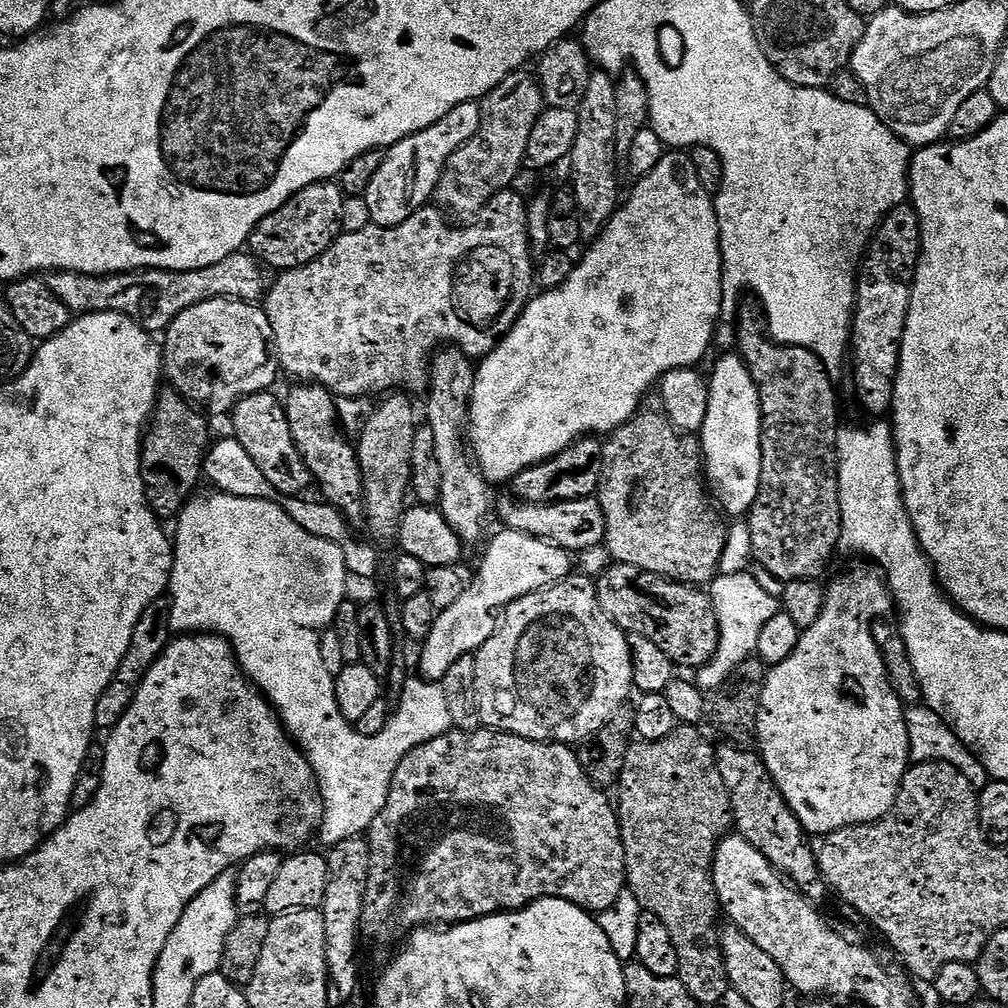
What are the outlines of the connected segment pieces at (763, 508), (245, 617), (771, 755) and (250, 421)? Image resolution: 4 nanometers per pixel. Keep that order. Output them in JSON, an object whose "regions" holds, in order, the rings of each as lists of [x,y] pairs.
{"regions":[[[[745,299],[735,313],[736,340],[740,343],[738,355],[756,383],[760,395],[760,445],[762,446],[762,474],[758,498],[747,513],[750,542],[755,563],[760,563],[780,582],[789,580],[816,580],[832,555],[842,544],[842,506],[840,483],[836,465],[836,392],[832,389],[829,369],[810,350],[778,344],[766,331],[766,317],[759,300]]],[[[219,490],[213,493],[213,496],[193,495],[174,524],[171,631],[215,634],[231,644],[236,661],[249,681],[268,697],[288,735],[310,762],[322,801],[318,840],[324,846],[331,846],[363,837],[386,806],[392,779],[402,758],[453,727],[443,687],[431,680],[408,678],[404,692],[398,697],[400,705],[397,708],[395,705],[388,727],[382,734],[359,736],[338,710],[336,677],[326,670],[320,649],[320,633],[333,627],[336,611],[349,595],[350,573],[342,550],[334,542],[306,534],[276,500],[238,498]]],[[[860,562],[857,568],[842,573],[832,585],[827,585],[824,608],[820,611],[818,619],[809,628],[803,629],[794,654],[790,654],[790,658],[786,658],[786,662],[775,665],[765,675],[764,689],[760,695],[758,726],[756,727],[758,751],[764,757],[764,764],[770,770],[778,790],[786,798],[790,810],[804,827],[805,833],[811,834],[813,837],[816,835],[816,838],[823,838],[829,836],[831,832],[849,828],[851,824],[872,824],[875,820],[881,820],[896,805],[900,784],[904,780],[905,774],[908,773],[910,757],[908,754],[908,731],[904,717],[906,705],[898,698],[898,694],[894,694],[888,681],[886,666],[882,662],[882,654],[878,654],[878,646],[872,637],[873,622],[877,618],[887,617],[888,611],[893,611],[893,608],[894,601],[884,579],[884,573],[871,563]]],[[[272,390],[255,392],[236,403],[236,407],[230,413],[232,428],[236,431],[233,432],[234,439],[242,446],[242,450],[246,450],[246,454],[250,454],[250,458],[254,458],[258,470],[262,470],[262,474],[266,474],[266,482],[273,484],[280,496],[299,496],[307,493],[307,488],[313,487],[314,481],[294,438],[290,434],[290,422],[285,405],[282,403],[281,397],[279,400],[274,393],[275,391]]]]}

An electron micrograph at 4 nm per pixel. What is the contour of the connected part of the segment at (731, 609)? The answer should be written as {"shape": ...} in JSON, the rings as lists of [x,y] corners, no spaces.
{"shape":[[[731,570],[717,575],[710,584],[710,599],[720,627],[718,650],[711,662],[695,673],[694,680],[701,689],[715,690],[722,687],[736,671],[736,667],[755,653],[758,634],[766,627],[770,618],[781,615],[782,604],[772,592],[767,592],[748,570]]]}

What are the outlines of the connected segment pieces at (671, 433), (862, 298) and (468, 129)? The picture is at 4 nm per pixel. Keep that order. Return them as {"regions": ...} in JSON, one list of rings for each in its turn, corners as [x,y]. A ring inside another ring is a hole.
{"regions":[[[[652,394],[621,428],[603,441],[603,445],[598,499],[608,527],[604,532],[604,544],[613,561],[638,566],[682,584],[707,585],[717,575],[730,528],[727,523],[724,525],[725,517],[706,491],[704,457],[699,439],[691,432],[681,432],[676,428],[666,414],[663,399]]],[[[897,206],[884,217],[875,229],[870,243],[862,257],[856,281],[856,306],[852,314],[852,334],[850,337],[850,368],[856,375],[856,396],[860,404],[869,412],[869,417],[880,418],[892,407],[892,395],[896,385],[896,371],[900,365],[900,343],[904,337],[904,327],[908,317],[908,307],[912,297],[912,280],[916,276],[916,266],[920,263],[920,219],[915,208]]],[[[467,100],[454,106],[454,110],[450,110],[446,118],[434,122],[434,126],[399,140],[387,149],[382,166],[378,166],[378,174],[374,174],[374,182],[370,182],[363,195],[366,206],[370,206],[372,224],[378,228],[393,228],[425,207],[433,199],[446,162],[463,144],[470,142],[474,134],[478,134],[481,122],[479,103]]]]}

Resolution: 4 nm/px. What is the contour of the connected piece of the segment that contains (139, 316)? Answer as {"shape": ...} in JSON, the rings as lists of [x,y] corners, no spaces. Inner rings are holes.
{"shape":[[[241,250],[202,270],[167,272],[165,268],[149,268],[139,272],[118,272],[111,276],[87,276],[81,272],[52,270],[47,273],[46,283],[48,289],[74,314],[117,312],[129,316],[145,332],[160,334],[170,327],[175,316],[182,314],[182,310],[190,310],[190,306],[198,302],[221,298],[259,301],[266,284],[256,280],[256,268],[256,257]]]}

